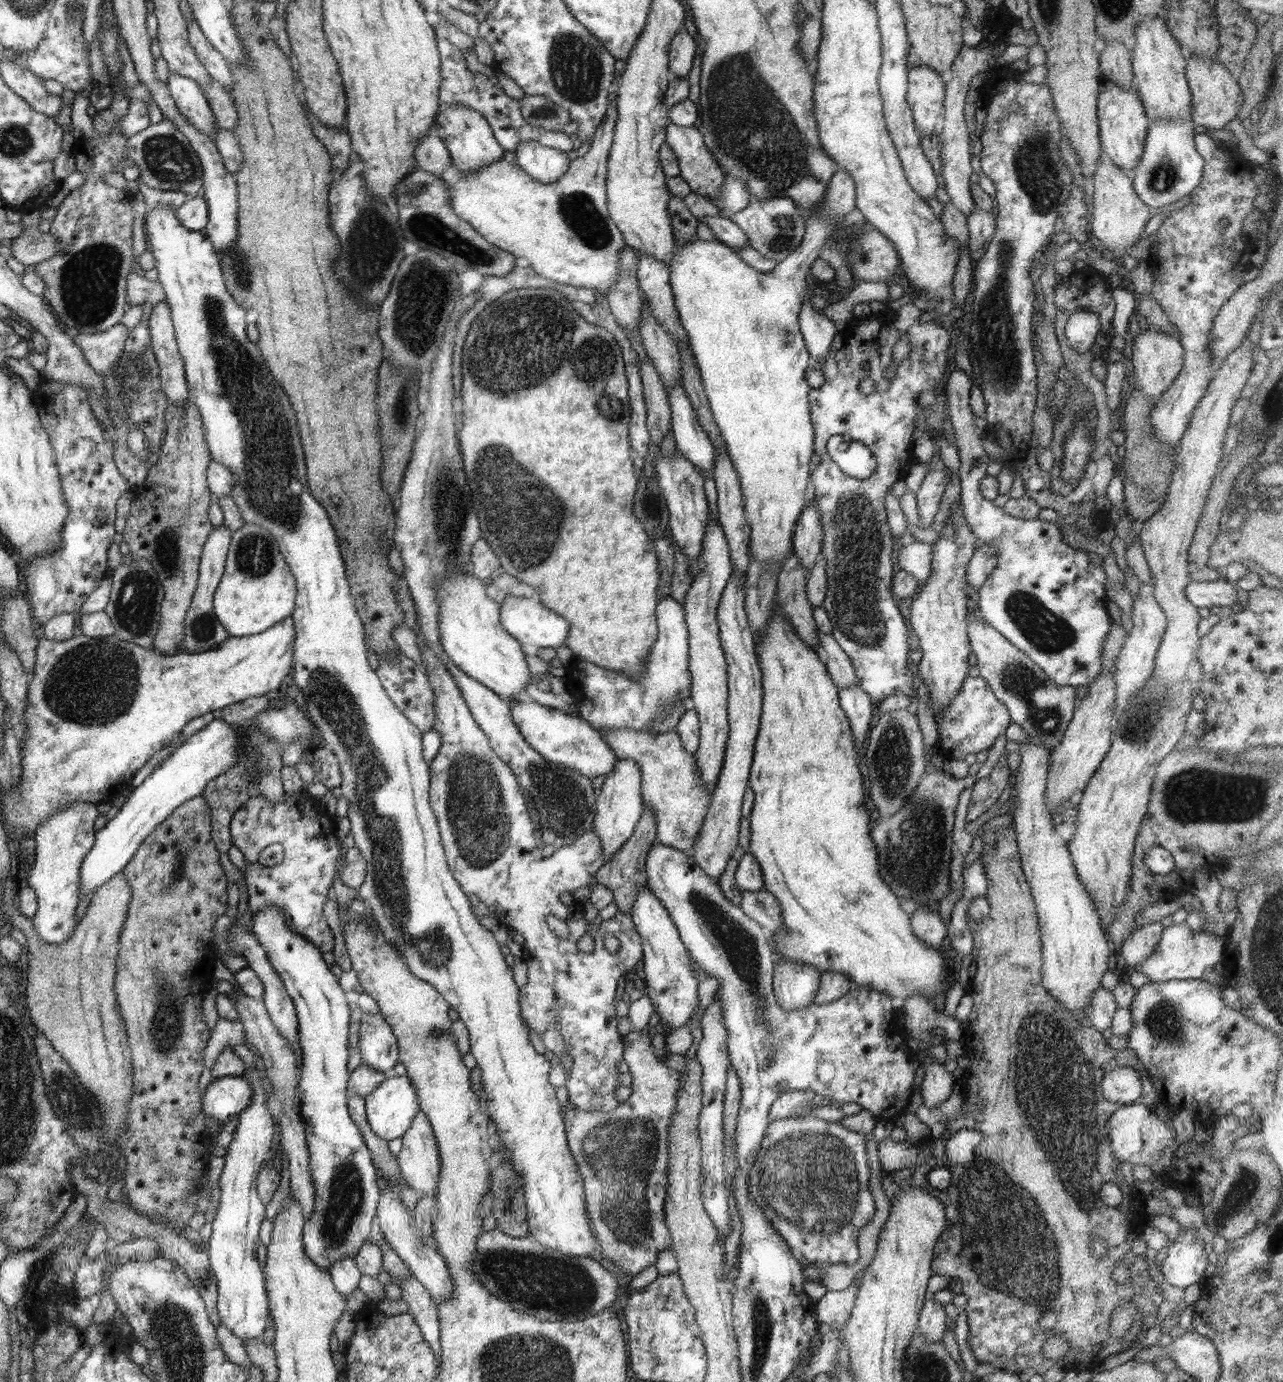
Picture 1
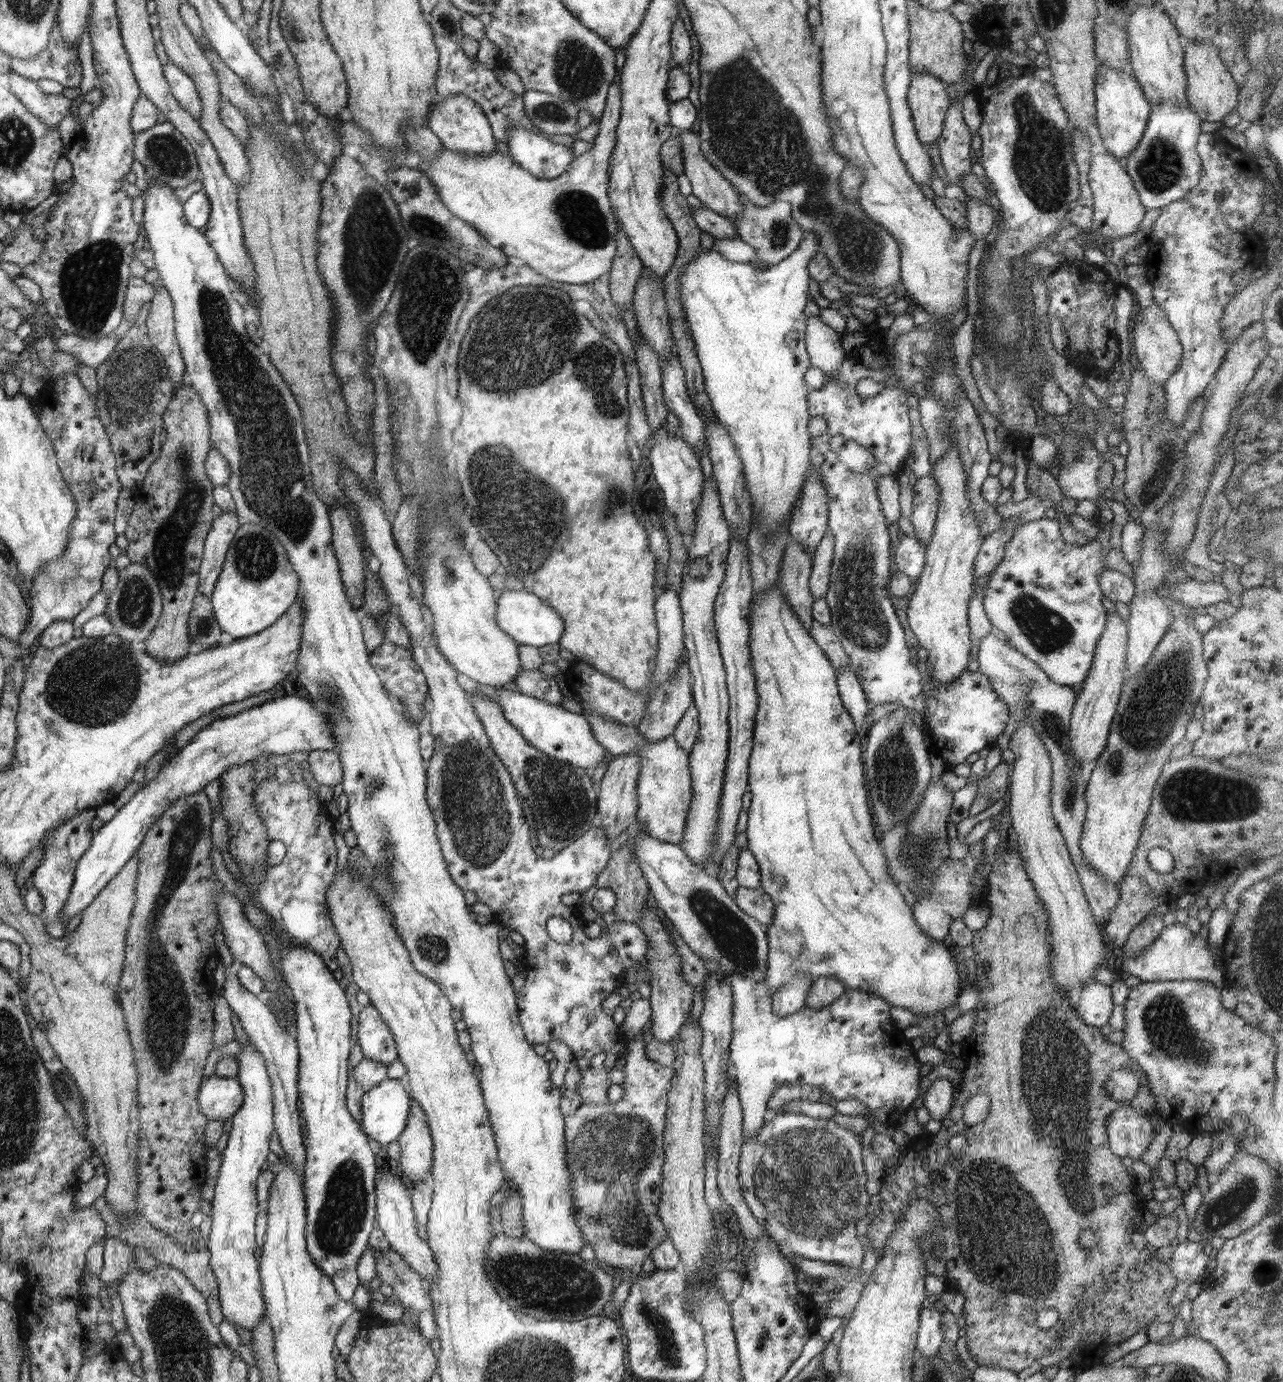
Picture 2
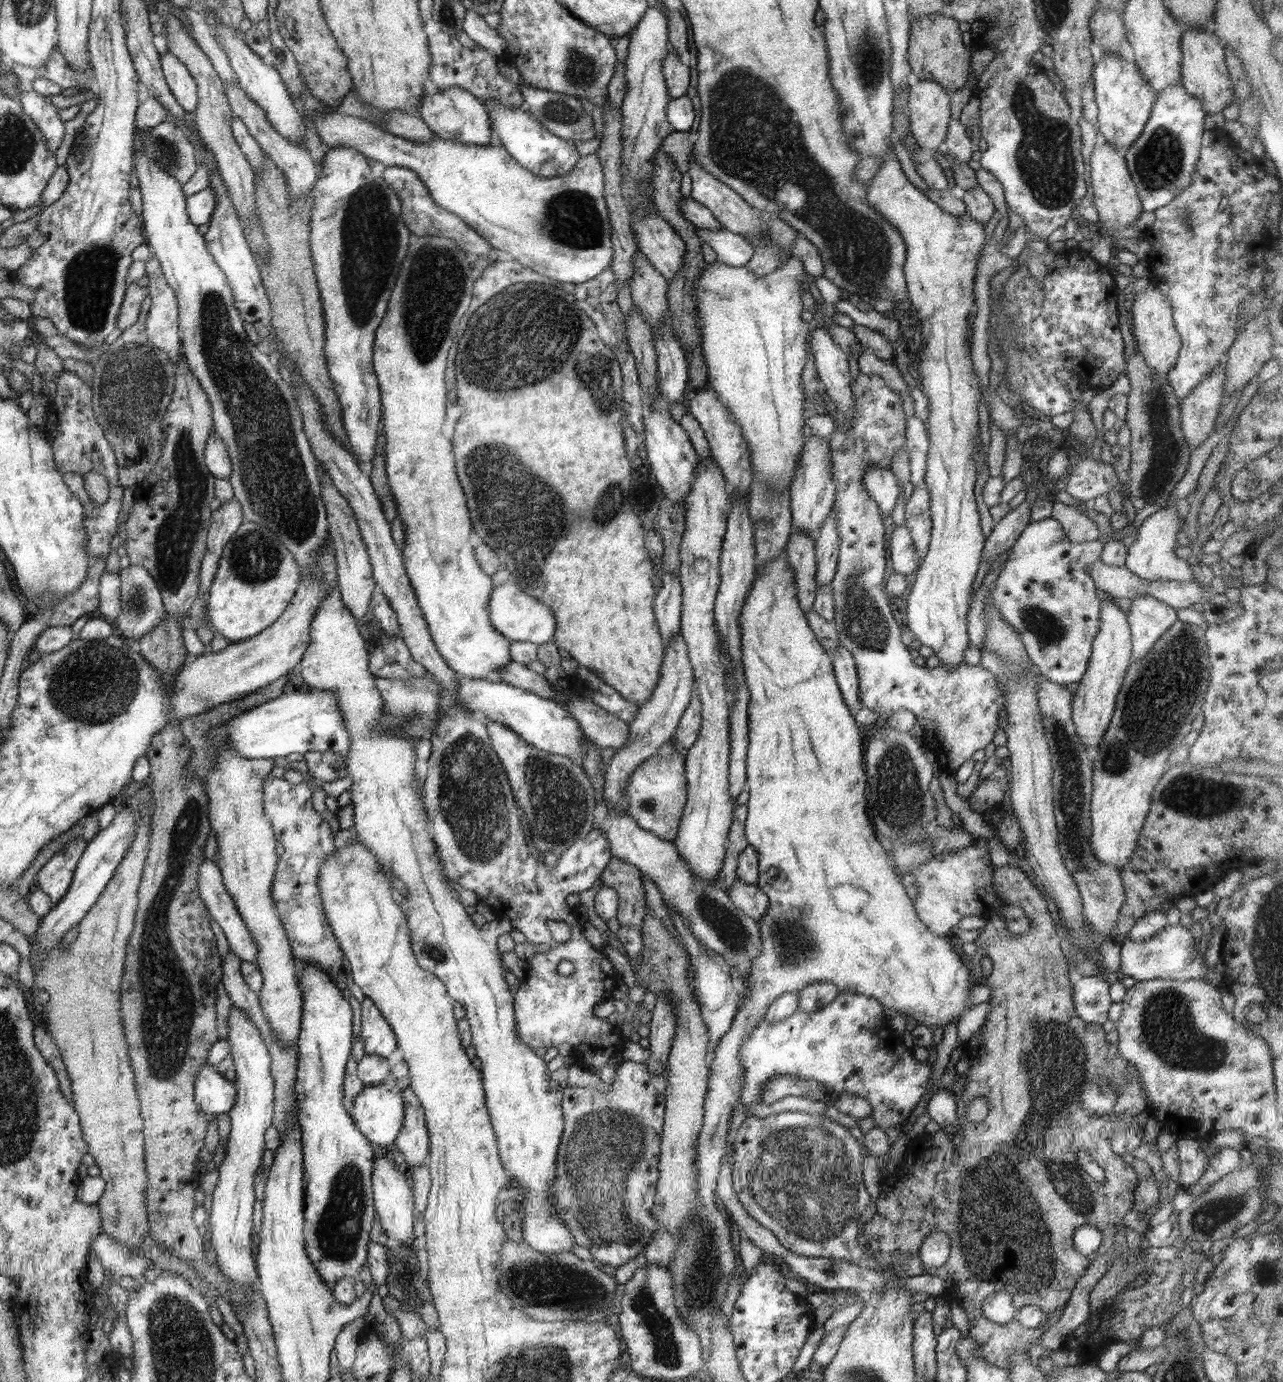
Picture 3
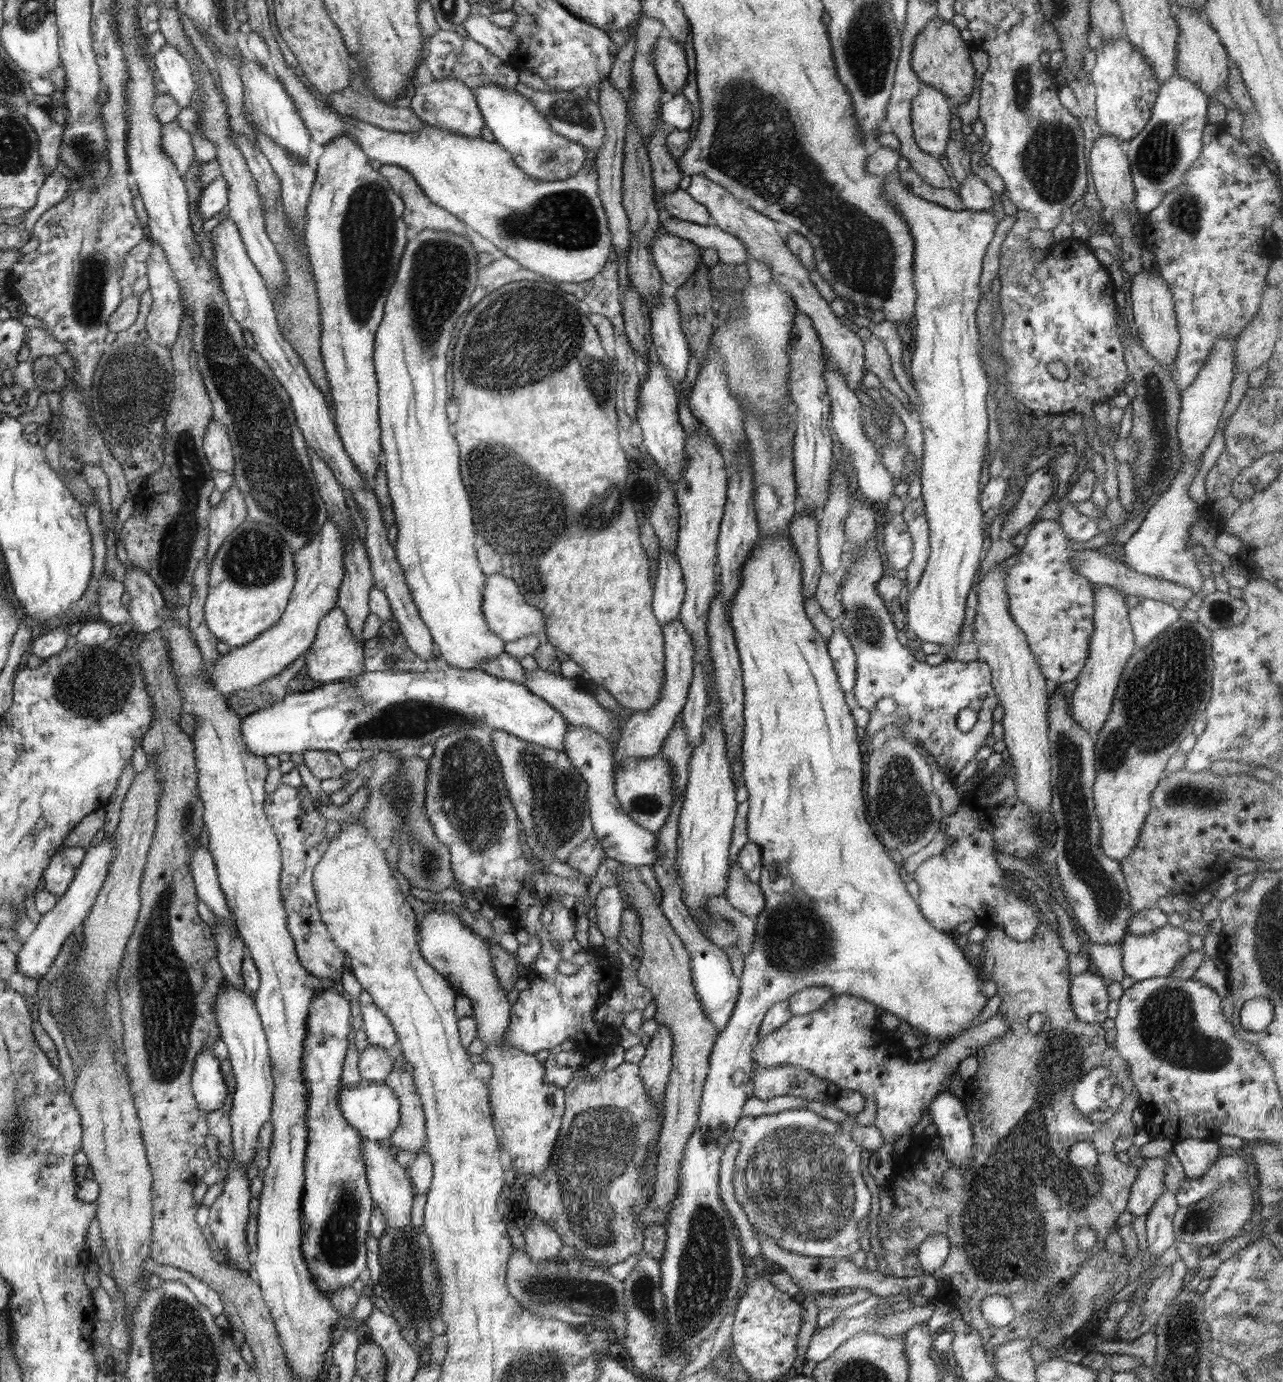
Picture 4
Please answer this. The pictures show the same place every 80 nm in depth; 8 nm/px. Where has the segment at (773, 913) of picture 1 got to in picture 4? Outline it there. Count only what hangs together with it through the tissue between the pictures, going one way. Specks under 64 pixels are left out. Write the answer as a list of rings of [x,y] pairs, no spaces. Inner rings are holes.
[[[738,860],[729,867],[726,900],[742,914],[755,918],[762,912],[765,896],[758,883],[752,882],[742,870]]]

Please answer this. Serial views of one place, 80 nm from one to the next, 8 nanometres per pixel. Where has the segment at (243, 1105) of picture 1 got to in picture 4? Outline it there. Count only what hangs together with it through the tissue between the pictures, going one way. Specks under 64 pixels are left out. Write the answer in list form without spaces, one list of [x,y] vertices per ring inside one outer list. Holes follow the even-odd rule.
[[[204,1048],[197,1056],[193,1068],[192,1089],[198,1104],[208,1114],[222,1108],[232,1090],[225,1083],[220,1060],[214,1056],[212,1048]]]

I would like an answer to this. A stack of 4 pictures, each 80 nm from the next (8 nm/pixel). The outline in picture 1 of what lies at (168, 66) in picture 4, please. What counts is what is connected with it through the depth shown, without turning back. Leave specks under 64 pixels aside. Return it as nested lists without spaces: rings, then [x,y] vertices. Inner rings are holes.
[[[169,72],[168,88],[177,107],[181,109],[181,115],[213,140],[215,128],[218,127],[217,117],[213,115],[213,109],[201,86],[190,77]]]

